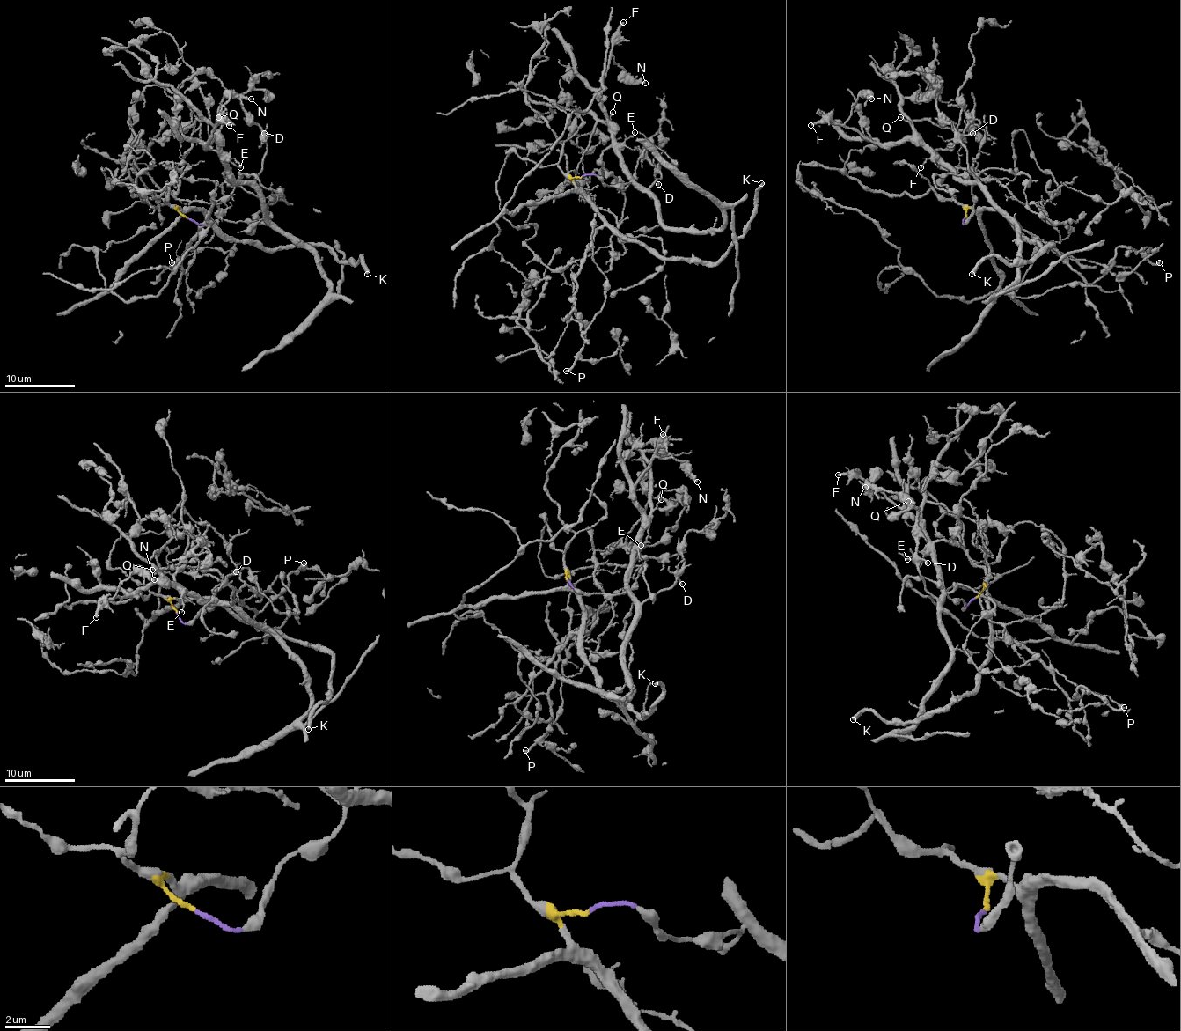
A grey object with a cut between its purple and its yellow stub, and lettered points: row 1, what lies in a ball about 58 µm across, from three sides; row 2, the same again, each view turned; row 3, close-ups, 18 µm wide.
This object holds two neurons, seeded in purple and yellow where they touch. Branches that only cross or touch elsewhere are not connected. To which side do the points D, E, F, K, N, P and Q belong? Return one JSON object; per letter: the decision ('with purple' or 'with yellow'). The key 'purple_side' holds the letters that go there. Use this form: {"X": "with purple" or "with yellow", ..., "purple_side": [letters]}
{"D": "with purple", "E": "with purple", "F": "with purple", "K": "with yellow", "N": "with purple", "P": "with yellow", "Q": "with purple", "purple_side": ["D", "E", "F", "N", "Q"]}

